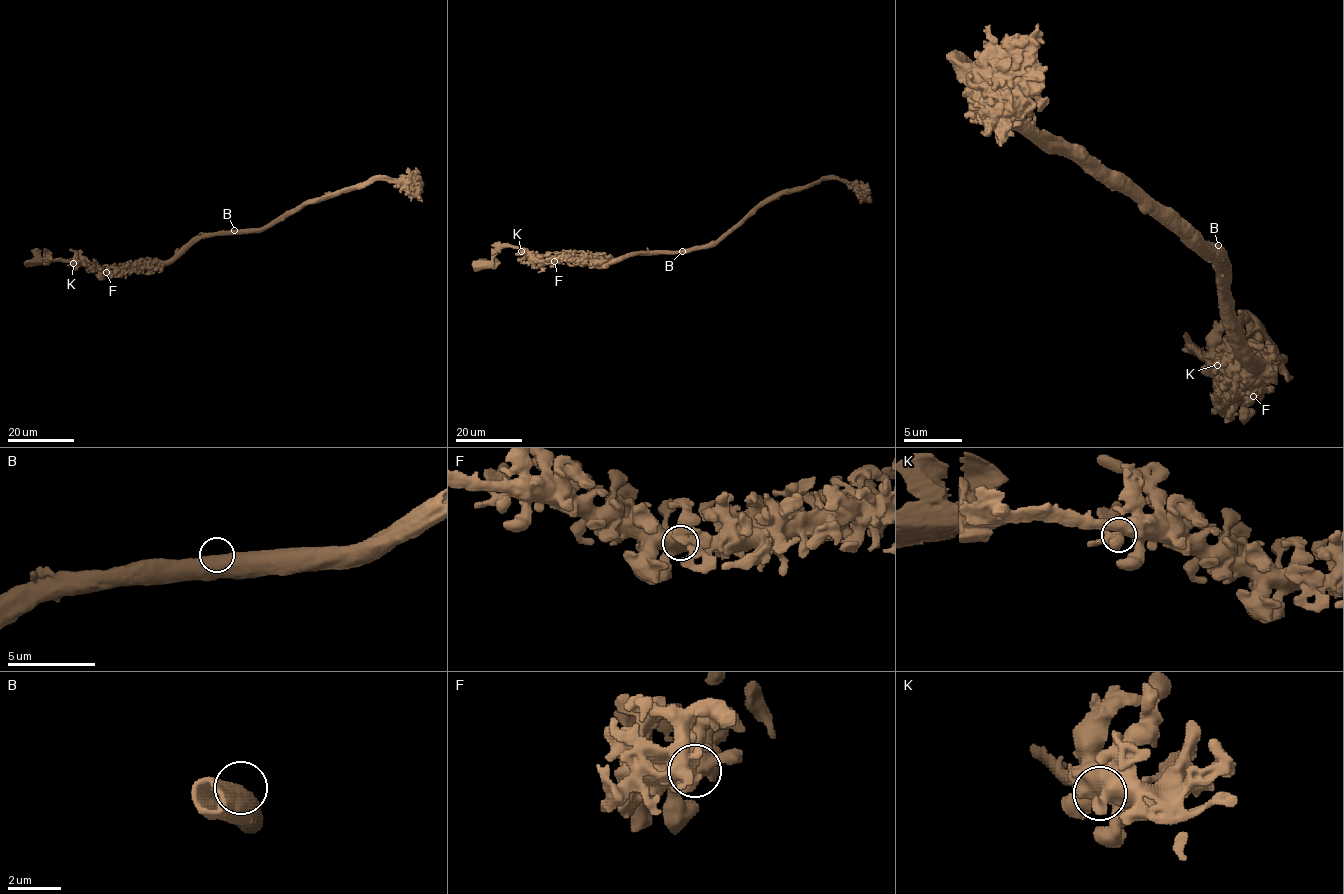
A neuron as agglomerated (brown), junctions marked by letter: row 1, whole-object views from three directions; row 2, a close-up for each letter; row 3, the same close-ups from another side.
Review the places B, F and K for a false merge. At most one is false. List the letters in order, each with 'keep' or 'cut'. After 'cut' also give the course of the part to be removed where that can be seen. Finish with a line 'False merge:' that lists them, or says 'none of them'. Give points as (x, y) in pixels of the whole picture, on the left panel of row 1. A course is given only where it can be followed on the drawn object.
B: keep
F: keep
K: keep
False merge: none of them

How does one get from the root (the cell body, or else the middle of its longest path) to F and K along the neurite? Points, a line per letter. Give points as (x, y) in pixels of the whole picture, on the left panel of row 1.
F: (235, 234), (196, 236), (158, 264), (106, 272)
K: (235, 234), (196, 236), (167, 260), (148, 267), (99, 271), (73, 264)

